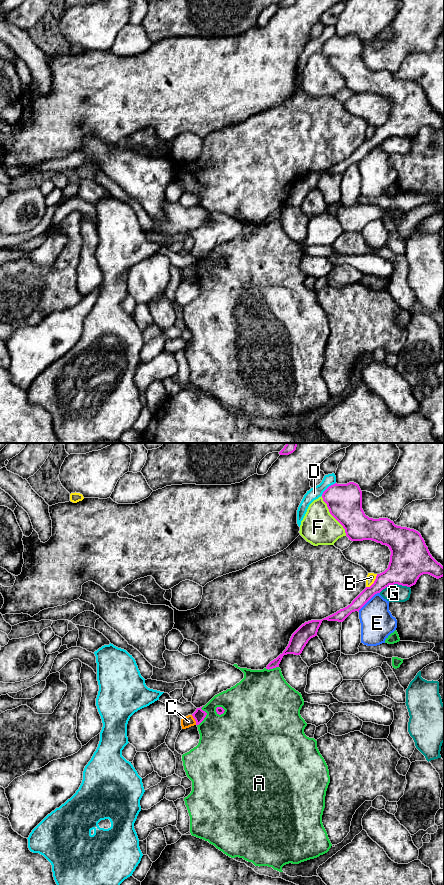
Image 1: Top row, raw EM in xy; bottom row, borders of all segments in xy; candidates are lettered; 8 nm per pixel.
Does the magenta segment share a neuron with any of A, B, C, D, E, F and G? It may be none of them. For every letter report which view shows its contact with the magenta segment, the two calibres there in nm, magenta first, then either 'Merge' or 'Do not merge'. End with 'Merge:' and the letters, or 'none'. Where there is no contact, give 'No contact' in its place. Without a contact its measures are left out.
A: Touches magenta in xy. Thickness 90 nm (magenta) against 420 nm. Do not merge
B: Touches magenta in xy. Thickness 240 nm (magenta) against 70 nm. Do not merge
C: Touches magenta in xy. Thickness 90 nm (magenta) against 90 nm. Do not merge
D: Touches magenta in xy. Thickness 280 nm (magenta) against 100 nm. Do not merge
E: Touches magenta in xy. Thickness 130 nm (magenta) against 280 nm. Do not merge
F: Touches magenta in xy. Thickness 280 nm (magenta) against 280 nm. Do not merge
G: Touches magenta in xy. Thickness 320 nm (magenta) against 140 nm. Do not merge
Merge: none

